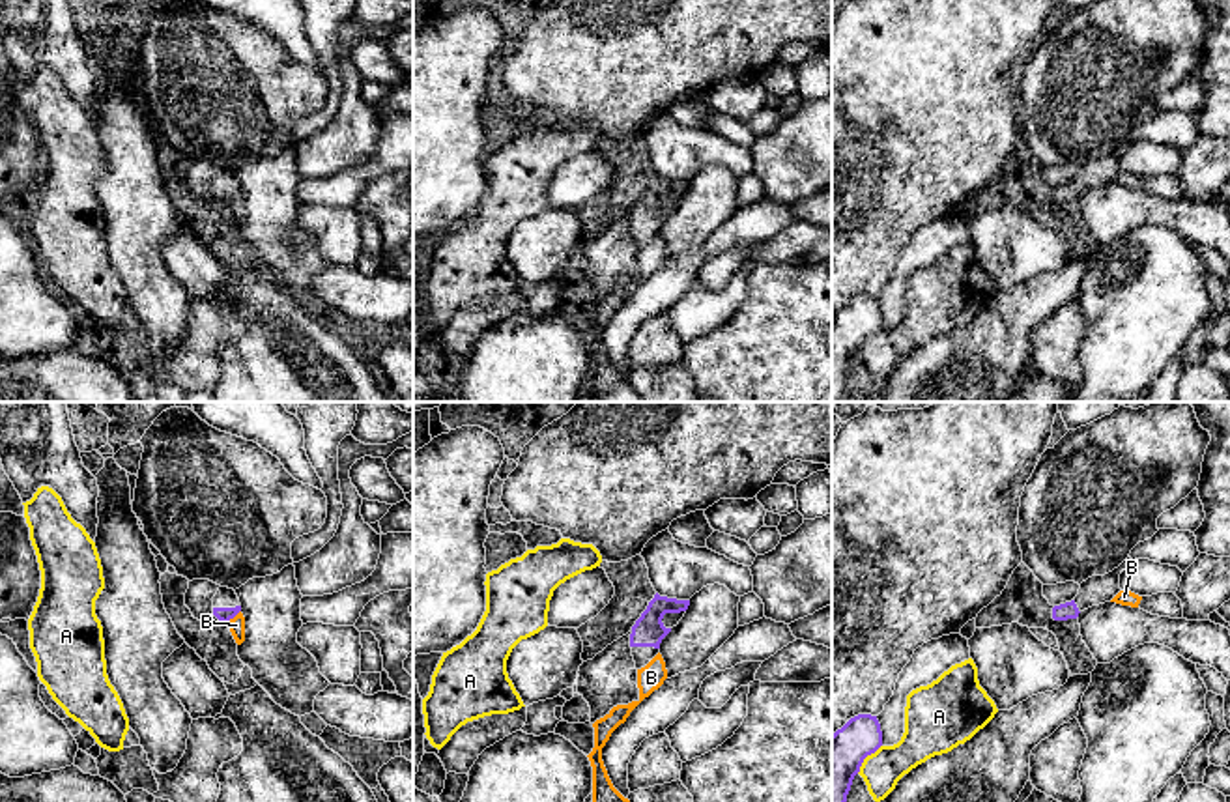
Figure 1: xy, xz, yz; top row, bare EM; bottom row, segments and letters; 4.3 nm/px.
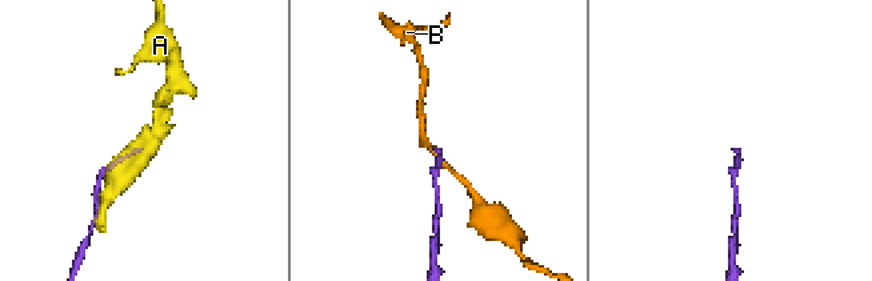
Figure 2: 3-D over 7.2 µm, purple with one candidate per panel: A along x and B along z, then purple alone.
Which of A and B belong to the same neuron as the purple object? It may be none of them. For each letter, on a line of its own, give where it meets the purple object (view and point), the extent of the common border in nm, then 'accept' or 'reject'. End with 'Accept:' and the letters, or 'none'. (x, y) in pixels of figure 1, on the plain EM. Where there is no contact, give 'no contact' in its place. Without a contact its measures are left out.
A: yz (866, 337) | 170 nm | reject
B: xy (232, 199) | 90 nm | reject
Accept: none

